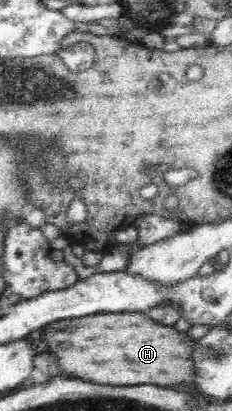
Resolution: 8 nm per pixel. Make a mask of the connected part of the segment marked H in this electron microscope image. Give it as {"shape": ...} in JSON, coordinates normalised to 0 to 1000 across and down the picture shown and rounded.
{"shape":[[[504,759],[440,762],[254,779],[207,788],[185,825],[211,837],[203,854],[246,871],[259,905],[315,910],[328,922],[397,929],[405,934],[483,939],[586,939],[586,934],[672,934],[672,939],[759,939],[810,934],[836,925],[836,883],[828,883],[828,847],[836,825],[802,810],[767,805],[754,796],[672,786],[638,759]]]}

